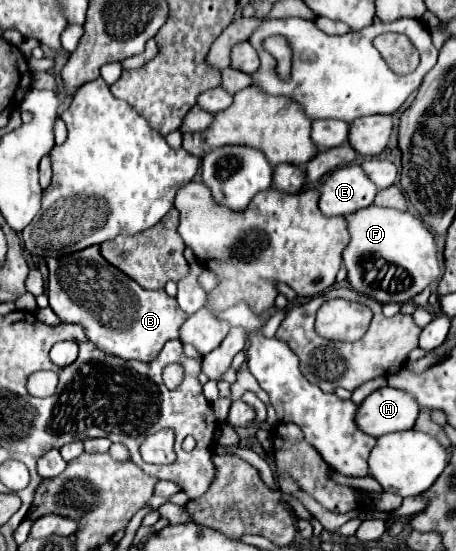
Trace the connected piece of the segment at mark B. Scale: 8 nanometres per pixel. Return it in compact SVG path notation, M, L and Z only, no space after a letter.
M100 245L44 259L50 271L48 299L52 311L64 323L82 325L88 339L102 351L122 359L140 359L150 363L162 351L166 341L178 339L178 329L188 315L180 311L176 299L166 295L164 289L142 289L102 257Z

